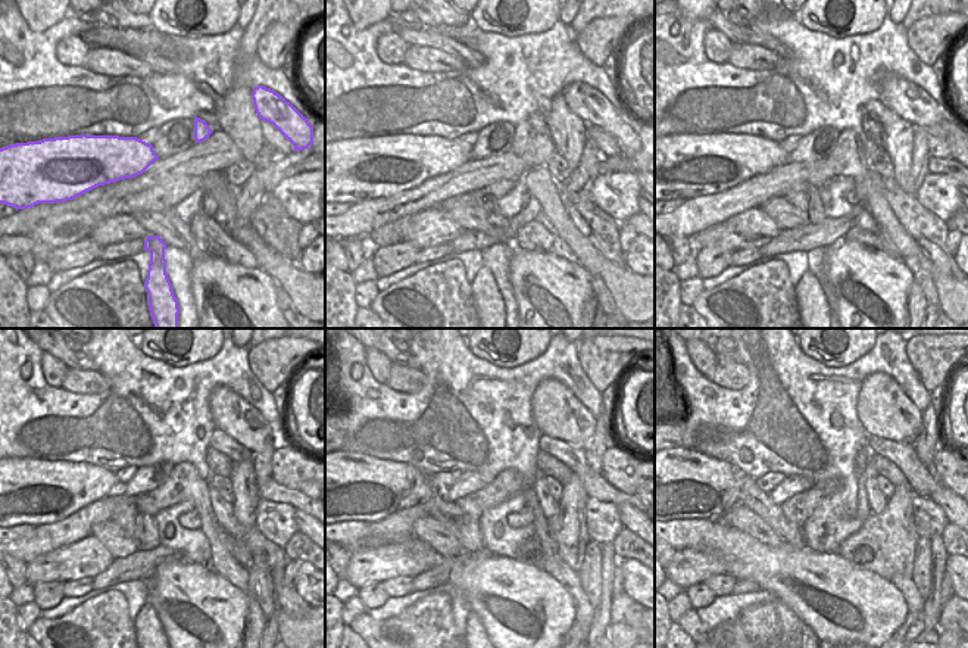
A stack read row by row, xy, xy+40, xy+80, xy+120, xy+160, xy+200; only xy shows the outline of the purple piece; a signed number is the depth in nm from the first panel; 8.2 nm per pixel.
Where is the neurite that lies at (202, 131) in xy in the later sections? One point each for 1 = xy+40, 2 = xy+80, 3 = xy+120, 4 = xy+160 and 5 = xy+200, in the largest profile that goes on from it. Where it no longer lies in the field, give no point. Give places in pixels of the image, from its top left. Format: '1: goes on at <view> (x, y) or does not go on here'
1: goes on at xy+40 (524, 133)
2: goes on at xy+80 (848, 158)
3: goes on at xy+120 (184, 483)
4: goes on at xy+160 (508, 483)
5: goes on at xy+200 (798, 508)

